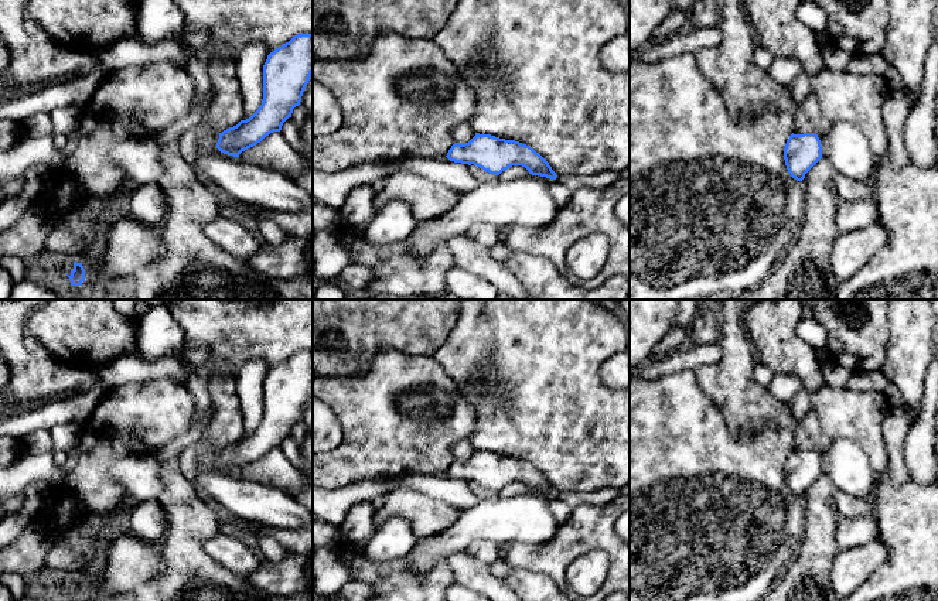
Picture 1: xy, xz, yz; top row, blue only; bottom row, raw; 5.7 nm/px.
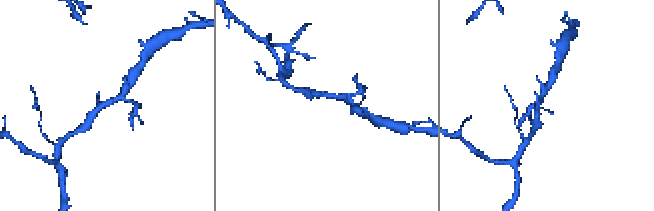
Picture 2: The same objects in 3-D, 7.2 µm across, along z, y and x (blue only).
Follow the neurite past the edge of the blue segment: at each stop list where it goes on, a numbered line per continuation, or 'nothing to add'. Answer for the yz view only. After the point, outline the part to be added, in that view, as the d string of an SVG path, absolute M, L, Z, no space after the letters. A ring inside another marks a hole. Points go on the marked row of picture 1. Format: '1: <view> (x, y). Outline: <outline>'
nothing to add

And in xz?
nothing to add

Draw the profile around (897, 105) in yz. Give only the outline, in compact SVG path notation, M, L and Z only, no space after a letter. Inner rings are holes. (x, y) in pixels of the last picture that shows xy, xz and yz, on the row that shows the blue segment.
M903 88L888 91L881 109L883 124L888 136L888 158L896 168L901 168L908 161L903 141L903 127L911 105L913 96Z

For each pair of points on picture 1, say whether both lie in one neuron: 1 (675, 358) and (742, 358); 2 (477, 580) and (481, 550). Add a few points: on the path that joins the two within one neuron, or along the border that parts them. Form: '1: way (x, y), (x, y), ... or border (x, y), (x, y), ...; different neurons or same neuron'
1: border (719, 341), (720, 357), (695, 371); different neurons
2: border (466, 550), (488, 566); different neurons

